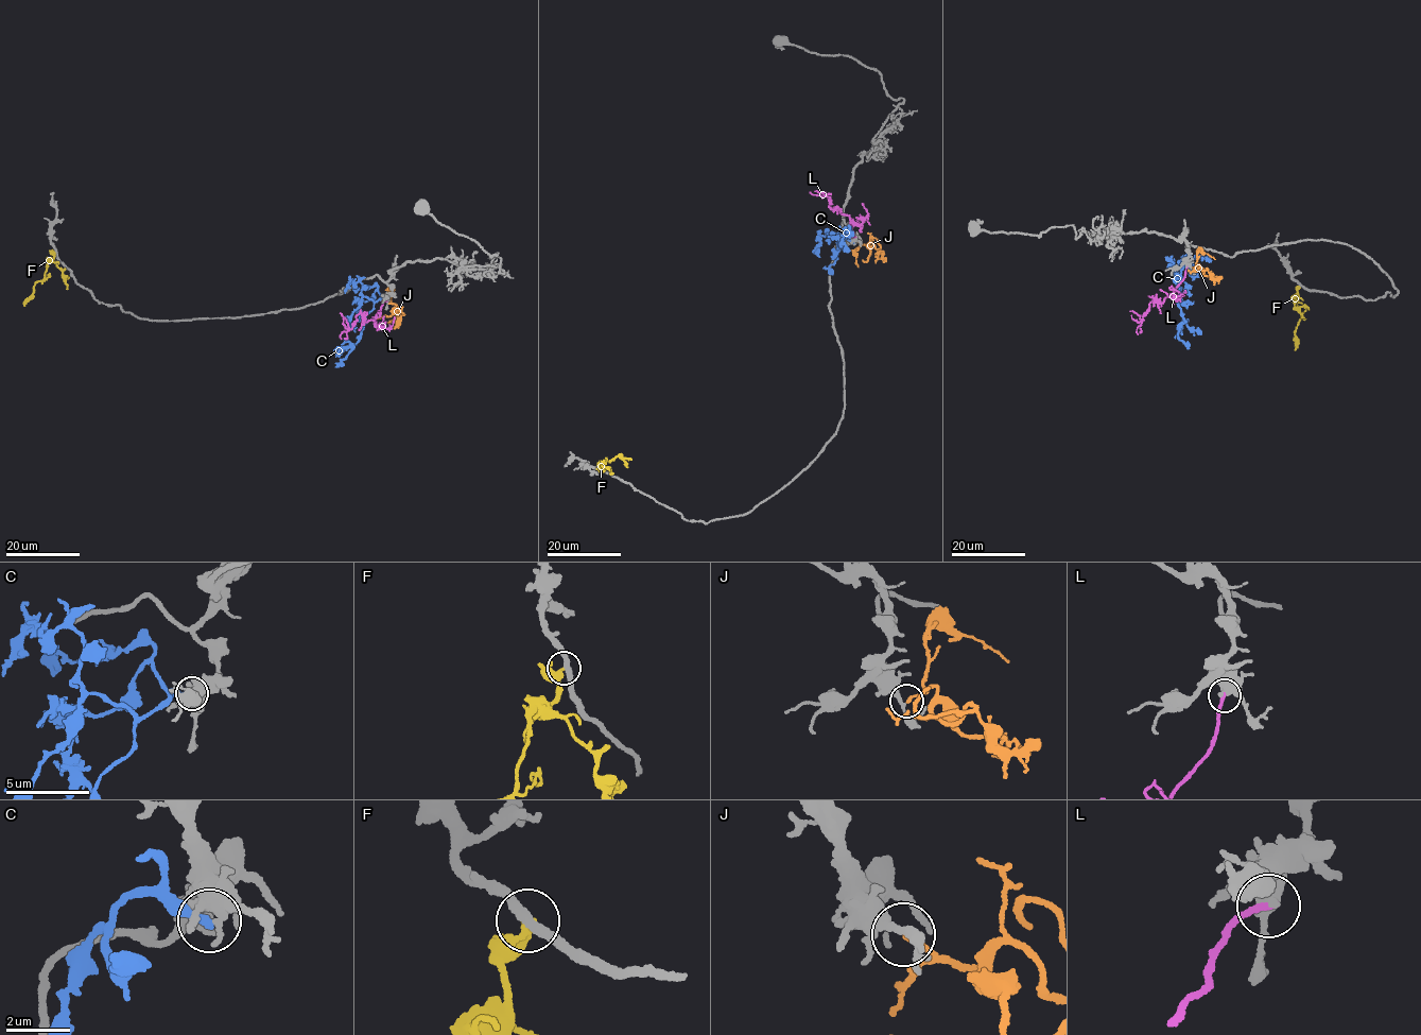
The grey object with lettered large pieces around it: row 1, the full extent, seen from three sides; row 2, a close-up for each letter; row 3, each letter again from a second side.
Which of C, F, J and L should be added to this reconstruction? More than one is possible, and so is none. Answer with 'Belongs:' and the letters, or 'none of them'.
Belongs: J

